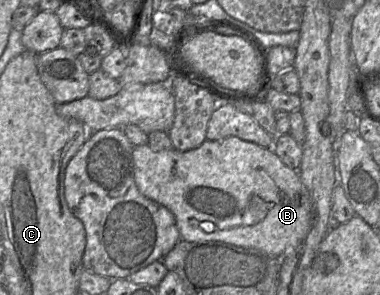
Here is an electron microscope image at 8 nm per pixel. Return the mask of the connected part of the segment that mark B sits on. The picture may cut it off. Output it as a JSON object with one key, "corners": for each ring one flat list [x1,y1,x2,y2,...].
{"corners":[[226,137,220,140,205,140,199,147,188,151,176,149,154,151,148,144,134,146,132,152,134,180,139,192,146,198,166,207,175,217,181,240,188,242,220,241,238,247,261,250,273,257,282,258,288,250,302,241,311,226,312,206,309,192,302,184,298,171,285,166,271,148,263,148,255,143,243,141,238,137]]}

